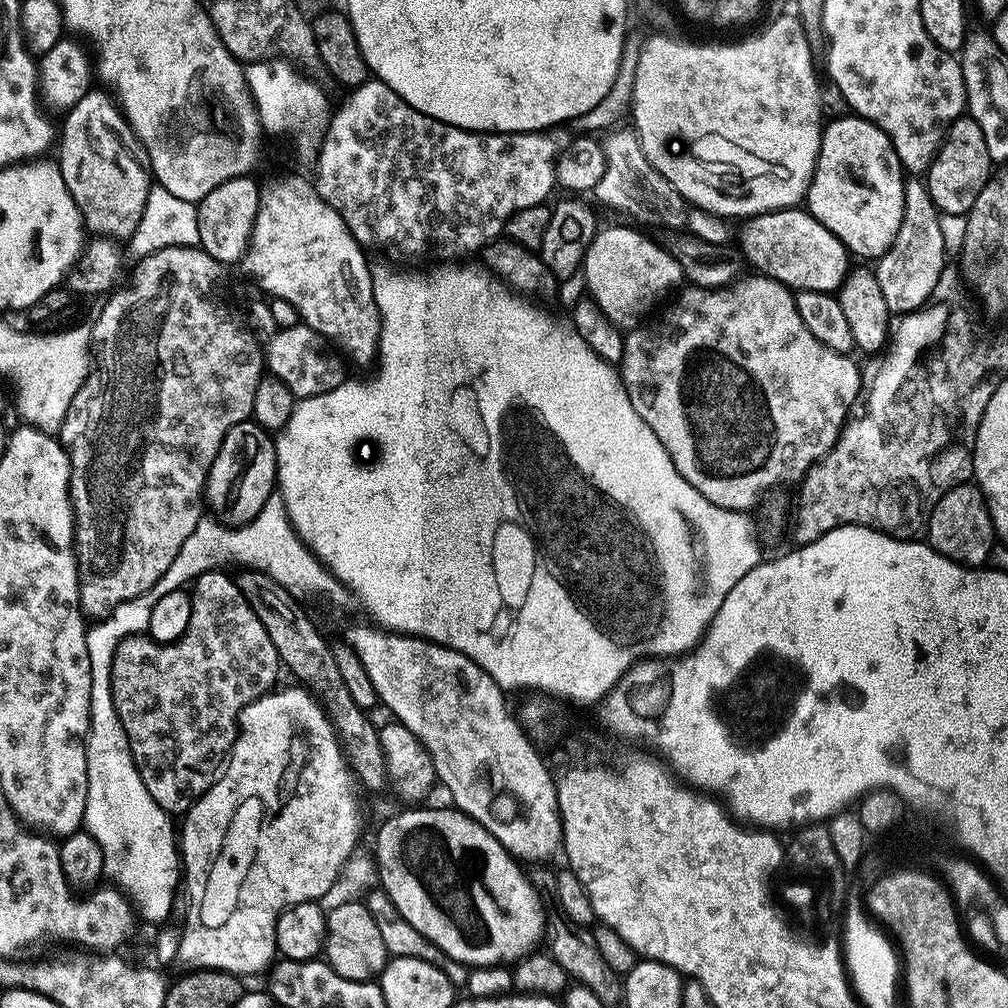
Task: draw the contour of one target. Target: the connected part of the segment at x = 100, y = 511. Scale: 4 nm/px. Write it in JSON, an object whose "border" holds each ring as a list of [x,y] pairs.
{"border":[[[199,246],[160,249],[148,256],[139,257],[135,263],[132,281],[125,288],[117,287],[103,301],[104,309],[96,324],[91,325],[94,363],[86,382],[78,394],[74,394],[70,410],[58,433],[58,439],[70,458],[68,497],[72,499],[74,547],[76,564],[80,568],[80,610],[88,618],[103,618],[114,610],[114,606],[122,606],[122,602],[130,602],[130,598],[139,598],[143,592],[150,590],[150,586],[154,586],[154,582],[158,582],[158,578],[162,578],[162,574],[166,574],[166,570],[170,570],[170,562],[178,558],[182,542],[190,538],[190,533],[205,515],[210,466],[229,430],[252,416],[254,390],[258,390],[260,377],[266,372],[266,356],[261,341],[255,331],[245,321],[244,325],[239,314],[232,309],[232,300],[228,297],[229,269],[225,264],[210,258],[210,254],[206,254]]]}

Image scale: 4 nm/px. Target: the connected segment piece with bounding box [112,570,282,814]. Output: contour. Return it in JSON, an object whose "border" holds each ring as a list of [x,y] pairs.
{"border":[[[224,570],[207,572],[199,576],[191,585],[192,609],[190,610],[190,626],[174,642],[160,644],[147,634],[128,636],[116,648],[114,662],[112,663],[112,697],[114,698],[114,710],[118,710],[118,718],[122,722],[122,730],[126,730],[126,738],[130,742],[130,754],[138,766],[138,774],[142,782],[146,782],[146,790],[150,790],[150,798],[162,806],[162,810],[169,814],[187,813],[192,803],[203,792],[208,791],[216,782],[216,777],[221,771],[222,765],[227,761],[231,752],[240,722],[240,715],[246,706],[253,704],[259,696],[266,696],[277,687],[276,675],[282,672],[280,655],[274,650],[274,642],[270,642],[270,634],[266,634],[266,626],[258,622],[258,614],[250,610],[250,602],[238,590],[235,579]]]}

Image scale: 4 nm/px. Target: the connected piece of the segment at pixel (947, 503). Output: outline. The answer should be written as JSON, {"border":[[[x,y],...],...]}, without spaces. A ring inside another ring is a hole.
{"border":[[[975,483],[959,484],[950,489],[928,515],[926,543],[938,554],[965,568],[978,568],[989,563],[998,537],[988,513],[988,502]]]}

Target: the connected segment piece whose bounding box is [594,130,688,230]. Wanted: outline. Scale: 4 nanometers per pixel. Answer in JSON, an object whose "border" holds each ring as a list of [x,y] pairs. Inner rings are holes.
{"border":[[[635,131],[611,132],[602,140],[606,170],[594,190],[594,196],[608,207],[634,216],[642,224],[653,224],[659,230],[683,229],[688,223],[684,197],[670,186],[670,182],[666,182],[666,178],[662,178],[662,174],[658,174],[658,170],[654,170],[654,166],[650,166]]]}

